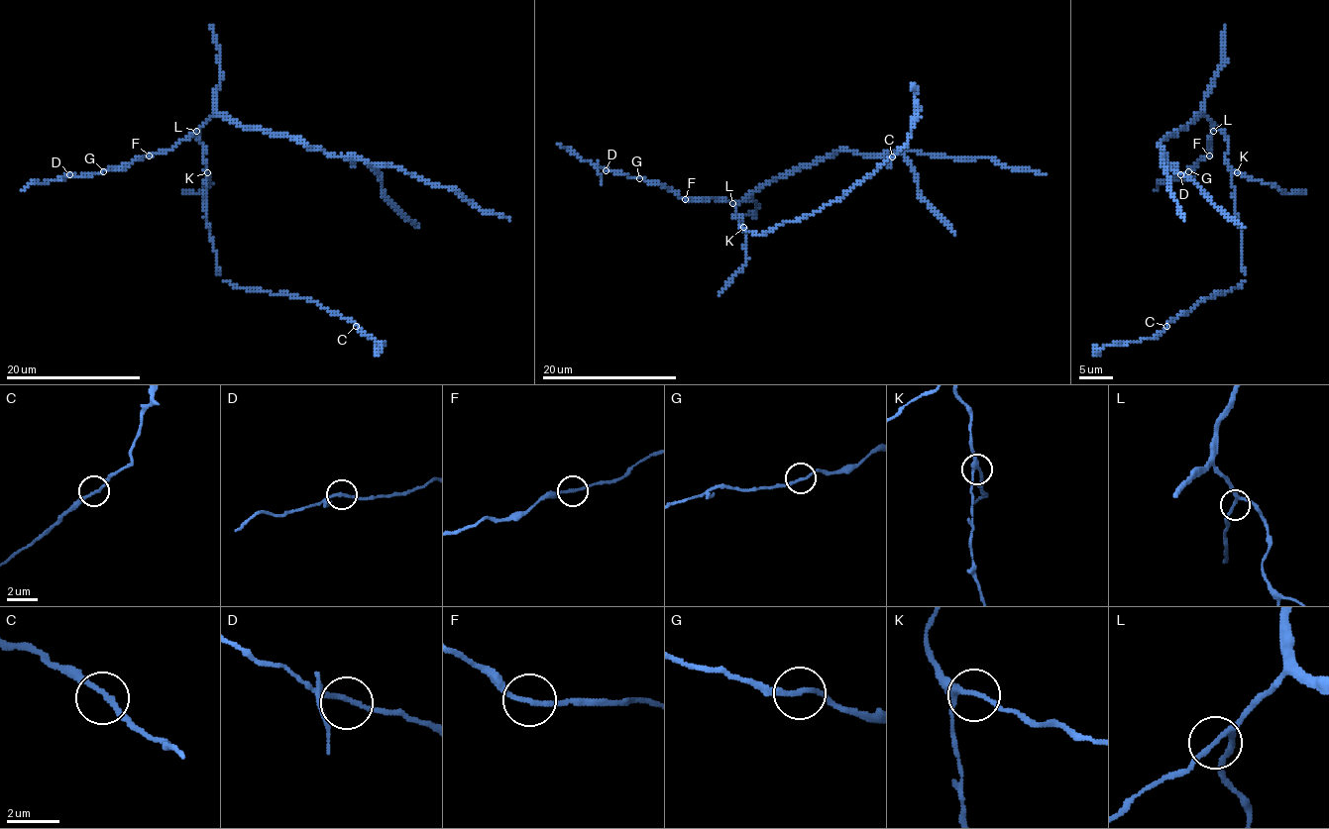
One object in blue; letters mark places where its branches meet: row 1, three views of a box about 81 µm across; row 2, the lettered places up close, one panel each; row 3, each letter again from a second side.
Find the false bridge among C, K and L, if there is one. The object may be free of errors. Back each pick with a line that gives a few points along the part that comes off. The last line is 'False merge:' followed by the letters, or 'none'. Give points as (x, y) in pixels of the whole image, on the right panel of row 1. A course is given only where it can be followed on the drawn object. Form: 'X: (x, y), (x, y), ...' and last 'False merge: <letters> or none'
False merge: none

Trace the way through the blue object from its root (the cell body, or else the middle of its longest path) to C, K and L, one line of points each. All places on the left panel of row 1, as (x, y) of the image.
C: (204, 153), (205, 218), (217, 272), (224, 280), (248, 290), (310, 297), (356, 326)
K: (204, 153), (207, 172)
L: (204, 153), (199, 129), (195, 131)

